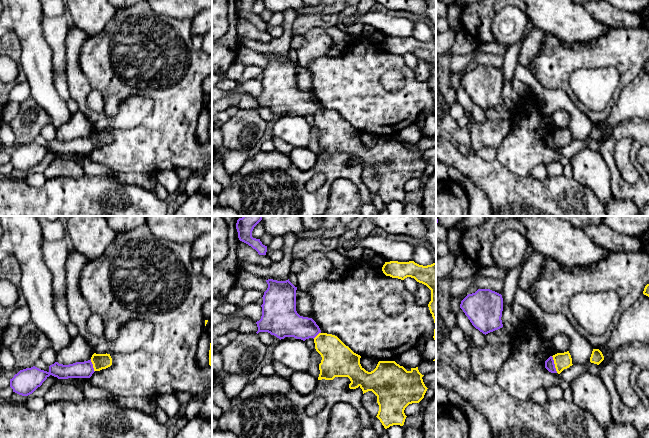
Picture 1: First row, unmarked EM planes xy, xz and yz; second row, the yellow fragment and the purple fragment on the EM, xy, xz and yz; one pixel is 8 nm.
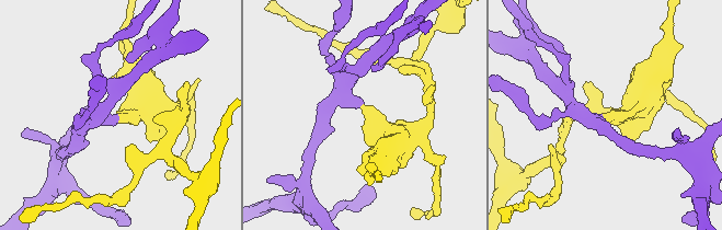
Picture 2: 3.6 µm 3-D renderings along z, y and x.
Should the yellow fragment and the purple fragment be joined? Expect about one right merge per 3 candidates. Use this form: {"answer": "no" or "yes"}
{"answer": "no"}

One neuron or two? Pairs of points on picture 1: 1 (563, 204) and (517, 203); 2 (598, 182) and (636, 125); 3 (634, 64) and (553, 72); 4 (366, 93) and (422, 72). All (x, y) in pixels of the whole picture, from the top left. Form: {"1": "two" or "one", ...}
{"1": "one", "2": "two", "3": "one", "4": "two"}

